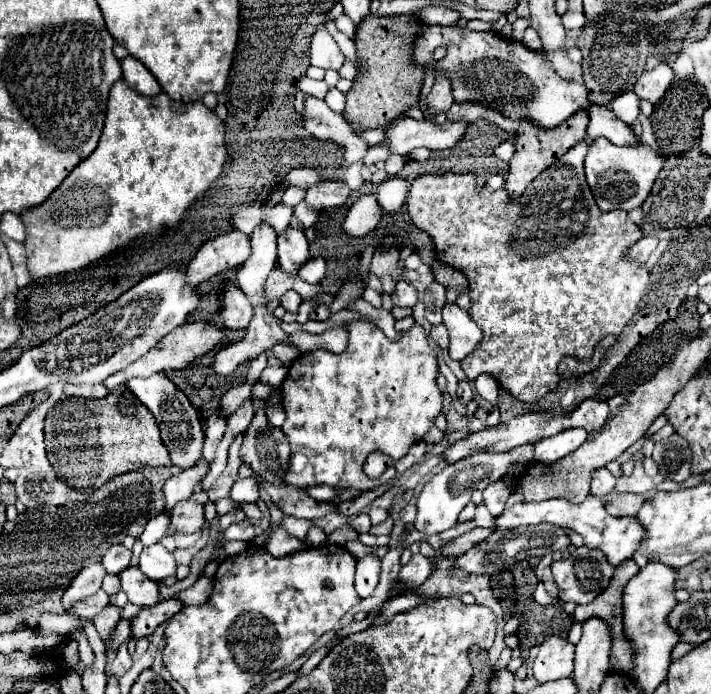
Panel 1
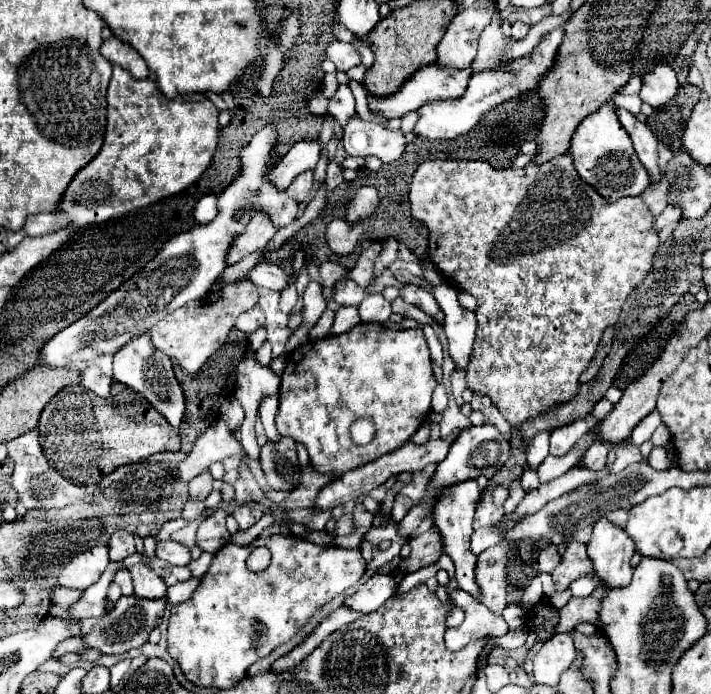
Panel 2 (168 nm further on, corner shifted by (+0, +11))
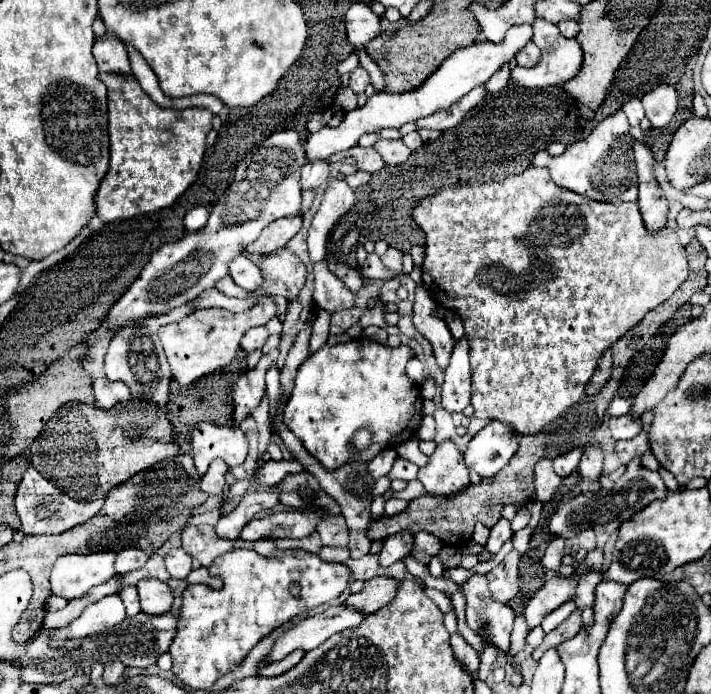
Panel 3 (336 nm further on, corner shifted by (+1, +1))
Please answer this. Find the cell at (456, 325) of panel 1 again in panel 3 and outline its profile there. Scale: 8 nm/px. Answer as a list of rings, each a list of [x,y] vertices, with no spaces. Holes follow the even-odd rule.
[[[462,337],[454,343],[450,365],[446,367],[446,379],[442,385],[442,405],[448,411],[464,411],[470,403],[470,345]]]

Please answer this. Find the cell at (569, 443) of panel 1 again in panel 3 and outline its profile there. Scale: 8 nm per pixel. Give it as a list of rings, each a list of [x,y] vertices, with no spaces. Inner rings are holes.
[[[576,447],[568,453],[562,453],[554,459],[554,471],[560,475],[560,477],[568,477],[570,473],[576,471],[576,465],[580,463],[580,457],[582,457],[582,449]]]

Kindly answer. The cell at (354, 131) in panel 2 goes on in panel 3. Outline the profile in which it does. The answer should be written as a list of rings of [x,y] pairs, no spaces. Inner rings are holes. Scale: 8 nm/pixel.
[[[378,139],[374,149],[382,155],[384,163],[386,165],[400,165],[408,159],[408,155],[412,153],[404,143],[402,139],[396,139],[396,141],[390,141],[390,139]]]

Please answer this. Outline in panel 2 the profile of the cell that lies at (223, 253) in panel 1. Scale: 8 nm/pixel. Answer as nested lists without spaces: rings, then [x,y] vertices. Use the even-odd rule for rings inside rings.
[[[257,213],[251,223],[247,225],[247,231],[243,235],[239,235],[235,239],[235,243],[231,245],[231,251],[229,251],[229,265],[241,261],[245,255],[253,253],[253,251],[259,251],[267,245],[267,241],[277,233],[273,221],[269,215],[265,213]]]

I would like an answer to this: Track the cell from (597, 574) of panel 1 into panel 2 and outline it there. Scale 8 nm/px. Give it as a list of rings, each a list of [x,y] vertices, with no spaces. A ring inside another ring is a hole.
[[[571,541],[563,553],[561,563],[553,569],[553,583],[555,583],[555,591],[565,591],[575,579],[595,573],[593,563],[587,555],[587,547],[581,541]]]

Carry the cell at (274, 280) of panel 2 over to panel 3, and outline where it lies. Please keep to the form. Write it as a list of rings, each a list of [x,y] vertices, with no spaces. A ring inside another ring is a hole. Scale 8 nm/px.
[[[238,255],[234,263],[230,263],[230,277],[236,285],[246,291],[256,291],[262,285],[262,271],[260,267],[250,261],[246,255]]]

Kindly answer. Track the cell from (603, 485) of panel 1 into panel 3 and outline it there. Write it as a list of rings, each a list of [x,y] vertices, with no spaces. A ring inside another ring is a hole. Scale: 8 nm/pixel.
[[[588,447],[580,465],[578,465],[578,471],[582,475],[582,479],[588,479],[588,481],[596,481],[602,473],[602,451],[600,447]]]

